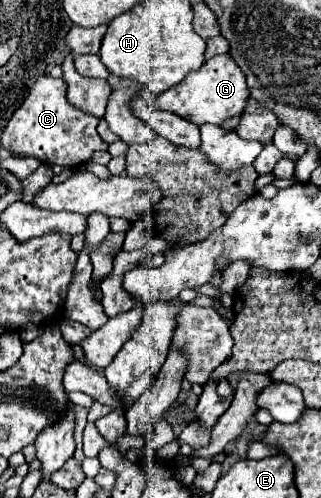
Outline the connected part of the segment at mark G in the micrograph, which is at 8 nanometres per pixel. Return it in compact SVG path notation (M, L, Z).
M221 54L205 60L203 66L187 74L183 82L159 94L153 100L153 108L173 112L197 126L201 124L221 126L225 120L241 116L243 110L247 108L247 102L249 102L249 90L247 90L245 74L239 70L237 62L229 54Z

